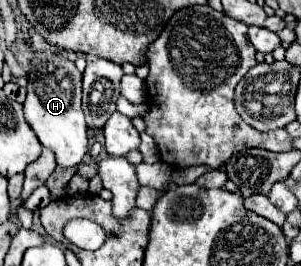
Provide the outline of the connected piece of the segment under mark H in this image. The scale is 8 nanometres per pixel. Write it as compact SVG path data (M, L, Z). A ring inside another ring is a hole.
M48 45L48 49L32 51L24 115L28 125L40 139L40 143L56 153L56 163L60 167L76 167L88 153L88 135L86 135L88 127L84 121L84 113L80 109L82 73L76 69L74 61L68 59L62 51L60 53L52 51L58 49Z

